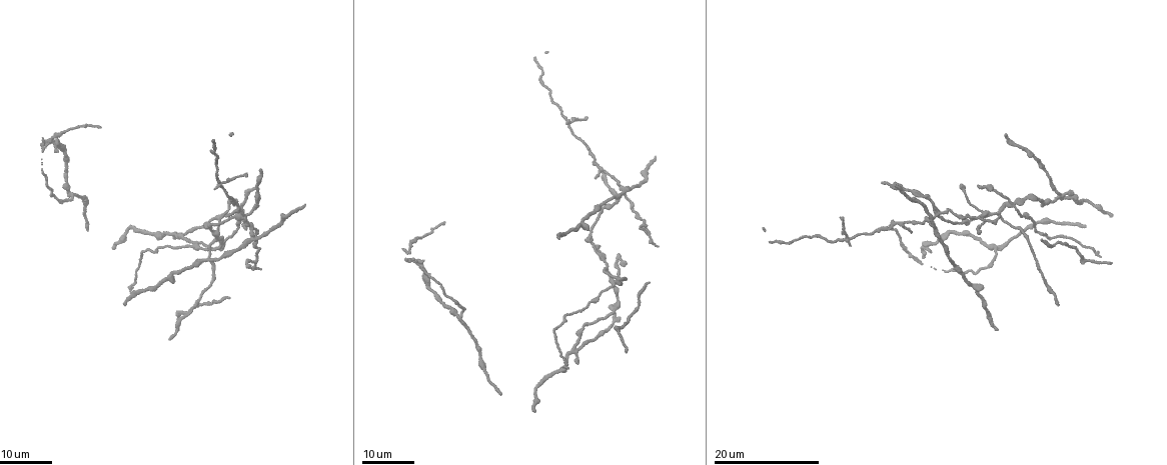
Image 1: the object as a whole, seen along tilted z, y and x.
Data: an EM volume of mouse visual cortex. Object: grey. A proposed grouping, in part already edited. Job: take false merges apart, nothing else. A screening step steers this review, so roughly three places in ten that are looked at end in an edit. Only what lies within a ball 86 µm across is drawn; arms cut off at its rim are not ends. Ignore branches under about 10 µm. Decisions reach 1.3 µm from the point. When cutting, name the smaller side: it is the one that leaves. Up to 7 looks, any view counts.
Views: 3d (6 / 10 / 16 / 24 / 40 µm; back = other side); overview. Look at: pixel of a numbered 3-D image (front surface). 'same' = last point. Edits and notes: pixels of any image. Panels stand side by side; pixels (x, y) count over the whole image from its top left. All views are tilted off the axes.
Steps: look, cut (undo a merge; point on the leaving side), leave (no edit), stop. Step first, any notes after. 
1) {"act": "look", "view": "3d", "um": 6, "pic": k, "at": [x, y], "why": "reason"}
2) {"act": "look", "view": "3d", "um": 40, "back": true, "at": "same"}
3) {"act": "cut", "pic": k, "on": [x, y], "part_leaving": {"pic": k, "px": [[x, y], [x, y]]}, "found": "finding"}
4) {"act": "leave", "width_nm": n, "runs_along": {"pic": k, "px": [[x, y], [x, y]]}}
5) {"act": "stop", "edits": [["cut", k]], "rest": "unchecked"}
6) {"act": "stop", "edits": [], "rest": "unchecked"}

{"act": "look", "view": "3d", "um": 24, "pic": 1, "at": [999, 246], "why": "a fork"}

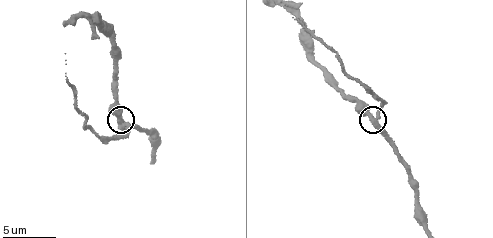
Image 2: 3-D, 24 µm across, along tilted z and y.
{"act": "look", "view": "3d", "um": 6, "pic": 2, "at": [119, 123]}

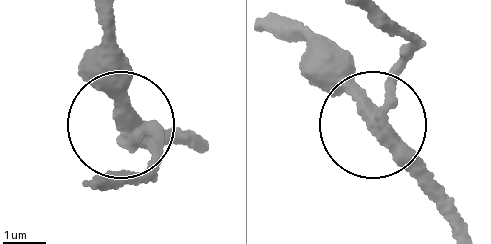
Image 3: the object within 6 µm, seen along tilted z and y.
{"act": "cut", "pic": 3, "on": [153, 132], "width_nm": 300, "part_leaving": {"pic": 3, "px": [[390, 120], [388, 89], [410, 53], [377, 23]]}, "found": "a second cell is stuck on"}

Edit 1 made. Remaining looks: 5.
{"act": "look", "view": "overview"}

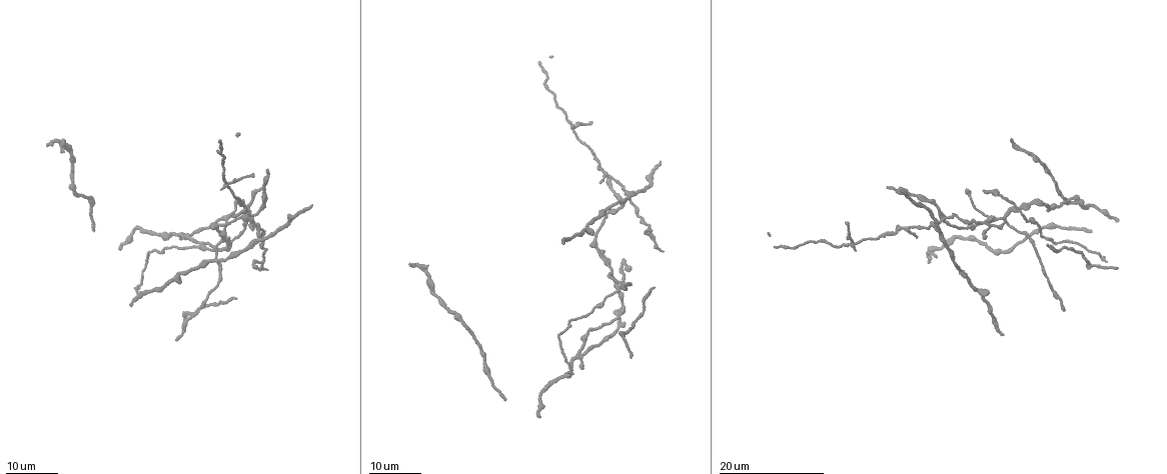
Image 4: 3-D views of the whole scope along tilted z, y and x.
{"act": "look", "view": "3d", "um": 16, "pic": 4, "at": [580, 358], "why": "four or more arms meet"}

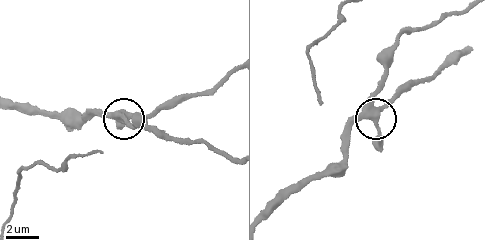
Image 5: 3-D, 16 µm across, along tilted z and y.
{"act": "look", "view": "3d", "um": 6, "pic": 5, "at": [375, 113], "why": "closer look"}

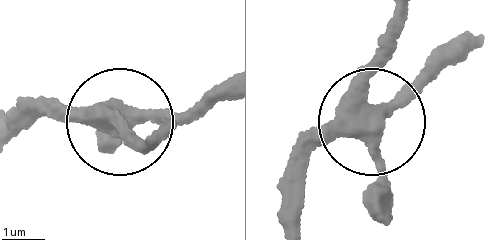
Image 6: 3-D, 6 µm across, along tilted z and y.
{"act": "cut", "pic": 6, "on": [122, 138], "part_leaving": {"pic": 6, "px": [[357, 100], [391, 17]]}, "found": "a second cell is stuck on"}

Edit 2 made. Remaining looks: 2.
{"act": "look", "view": "3d", "um": 10, "pic": 2, "at": [310, 57], "why": "sudden change in width"}

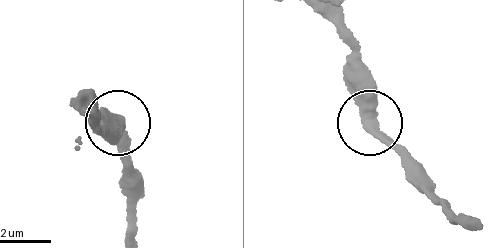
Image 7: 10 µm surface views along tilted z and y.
{"act": "look", "view": "3d", "um": 10, "back": true, "pic": 7, "at": [373, 124]}

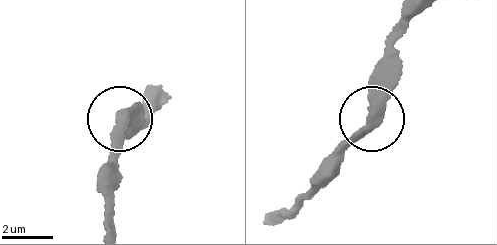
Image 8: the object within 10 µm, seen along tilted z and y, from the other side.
{"act": "leave", "found": "continuous, no second cell"}

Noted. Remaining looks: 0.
{"act": "stop", "edits": [["cut", 3], ["cut", 6]], "rest": "unchecked"}

